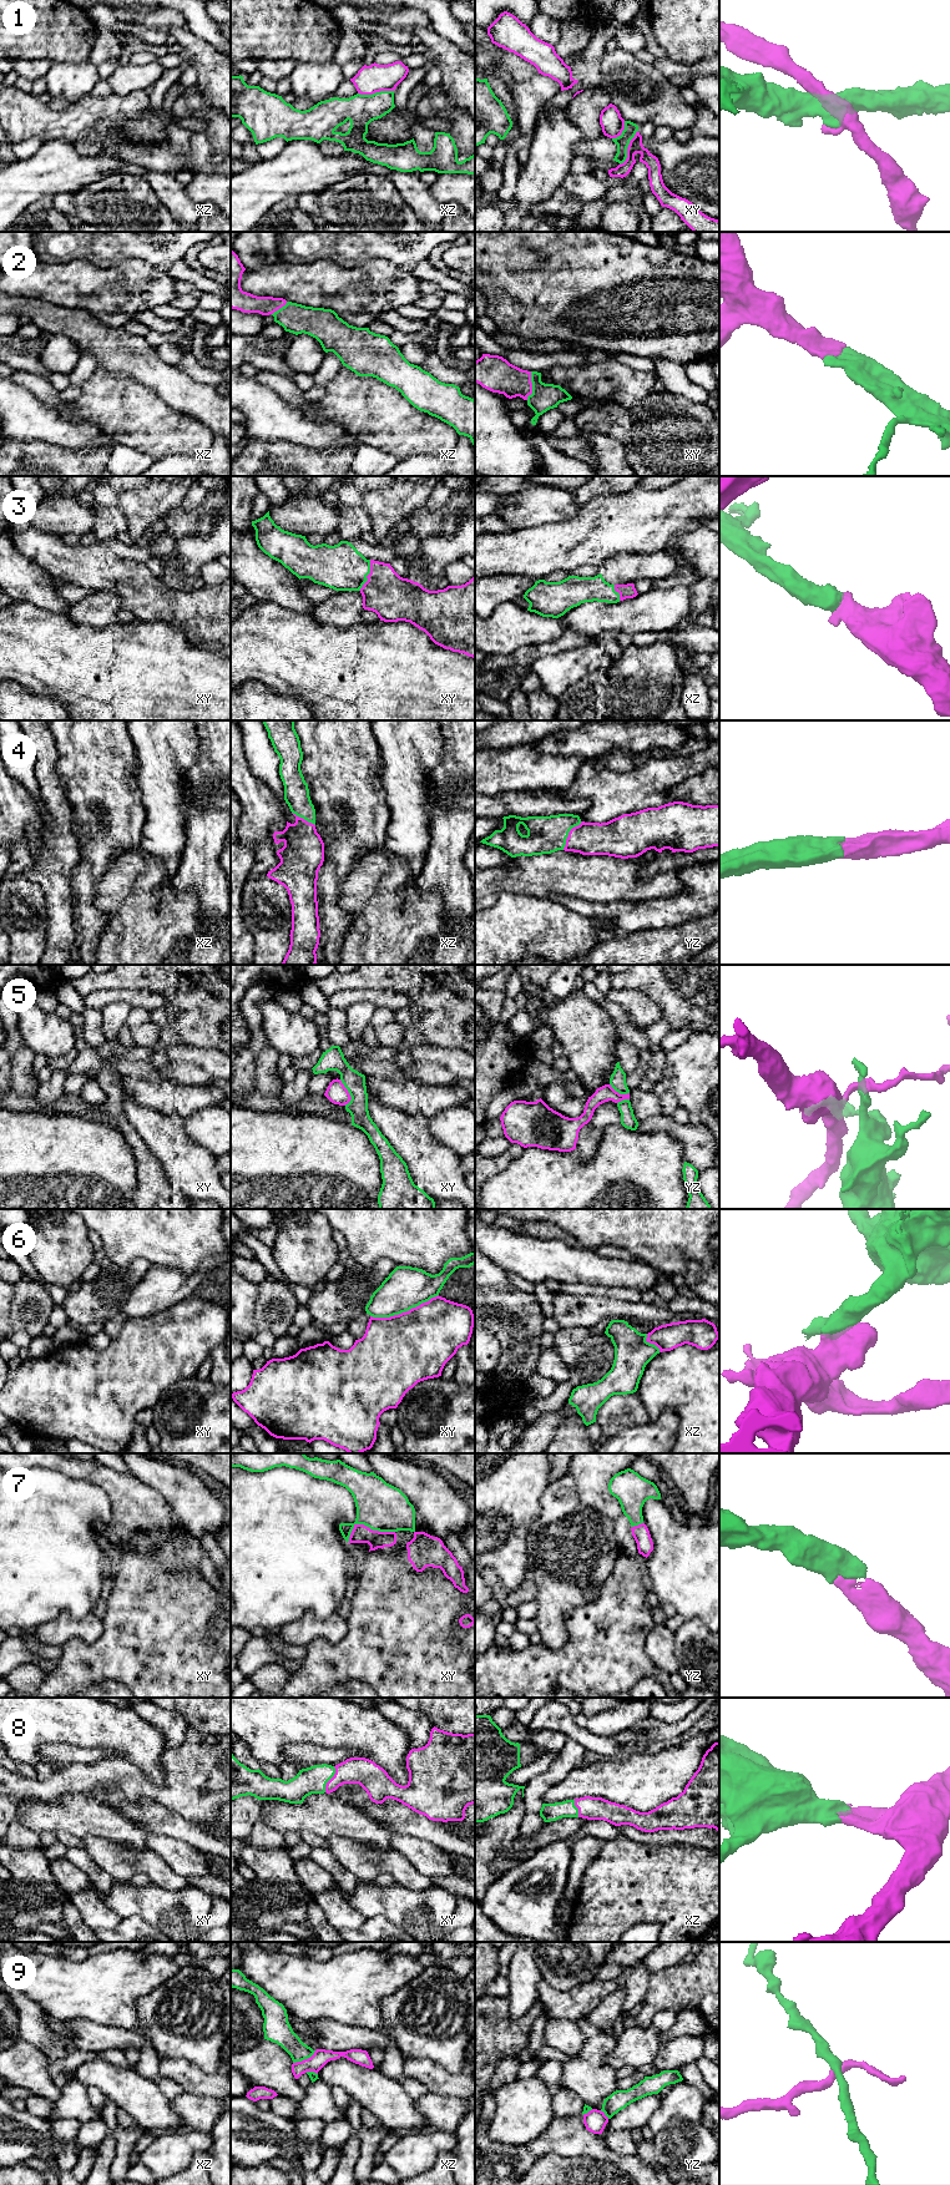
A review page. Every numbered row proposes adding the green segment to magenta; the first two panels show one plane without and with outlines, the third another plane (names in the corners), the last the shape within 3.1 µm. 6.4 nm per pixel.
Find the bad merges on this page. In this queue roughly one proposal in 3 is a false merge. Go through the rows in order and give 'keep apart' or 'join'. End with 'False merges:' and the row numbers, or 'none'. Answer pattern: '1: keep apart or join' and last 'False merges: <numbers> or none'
1: keep apart
2: join
3: join
4: join
5: keep apart
6: keep apart
7: join
8: join
9: keep apart
False merges: 1, 5, 6, 9

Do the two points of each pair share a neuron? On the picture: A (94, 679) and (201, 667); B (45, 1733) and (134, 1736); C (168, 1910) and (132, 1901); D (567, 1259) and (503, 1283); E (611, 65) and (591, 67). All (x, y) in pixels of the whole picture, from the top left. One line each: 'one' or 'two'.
A: one
B: one
C: one
D: two
E: two

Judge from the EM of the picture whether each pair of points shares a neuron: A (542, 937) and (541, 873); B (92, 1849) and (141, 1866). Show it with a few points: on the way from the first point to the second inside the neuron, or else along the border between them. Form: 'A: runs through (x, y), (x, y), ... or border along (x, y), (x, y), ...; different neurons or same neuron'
A: border along (513, 893), (546, 899); different neurons
B: runs through (105, 1854), (120, 1862), (129, 1862); same neuron

